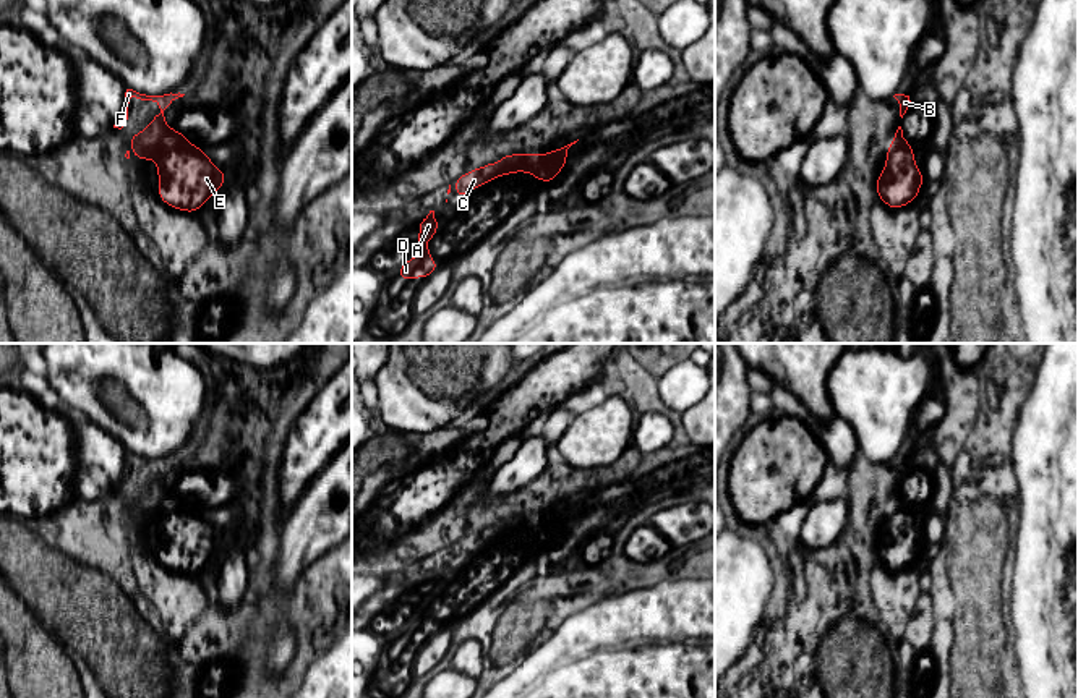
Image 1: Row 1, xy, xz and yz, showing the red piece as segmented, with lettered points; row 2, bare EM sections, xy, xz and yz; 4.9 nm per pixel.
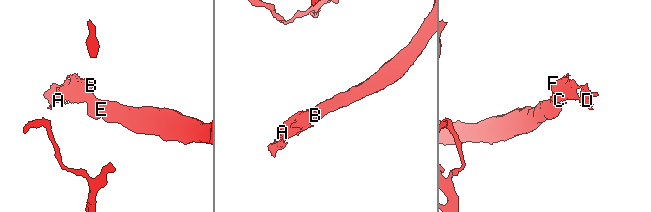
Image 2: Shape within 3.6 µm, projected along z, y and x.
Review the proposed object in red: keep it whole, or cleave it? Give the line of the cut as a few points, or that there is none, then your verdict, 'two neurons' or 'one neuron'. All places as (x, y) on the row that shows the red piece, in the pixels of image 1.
no cut | one neuron

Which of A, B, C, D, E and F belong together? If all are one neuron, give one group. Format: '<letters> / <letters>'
A B C D E F

